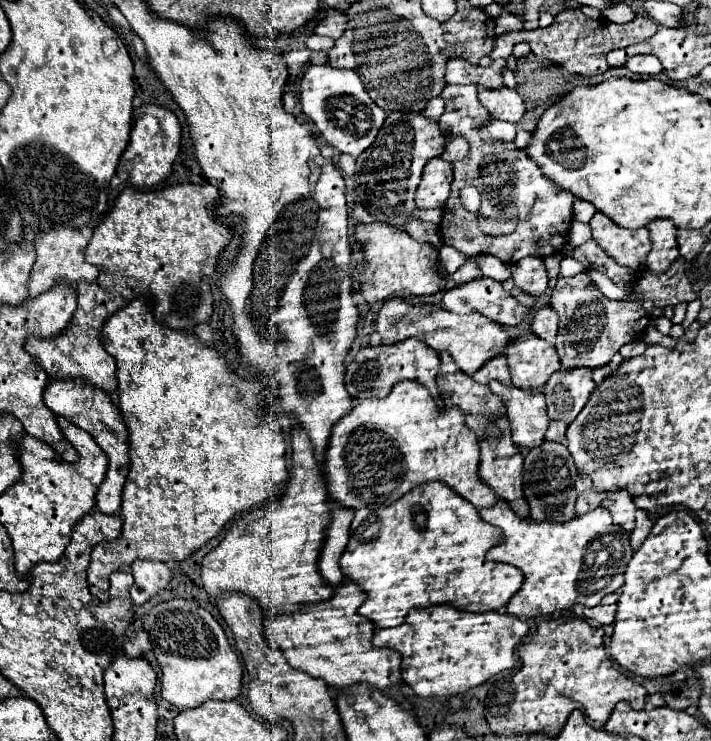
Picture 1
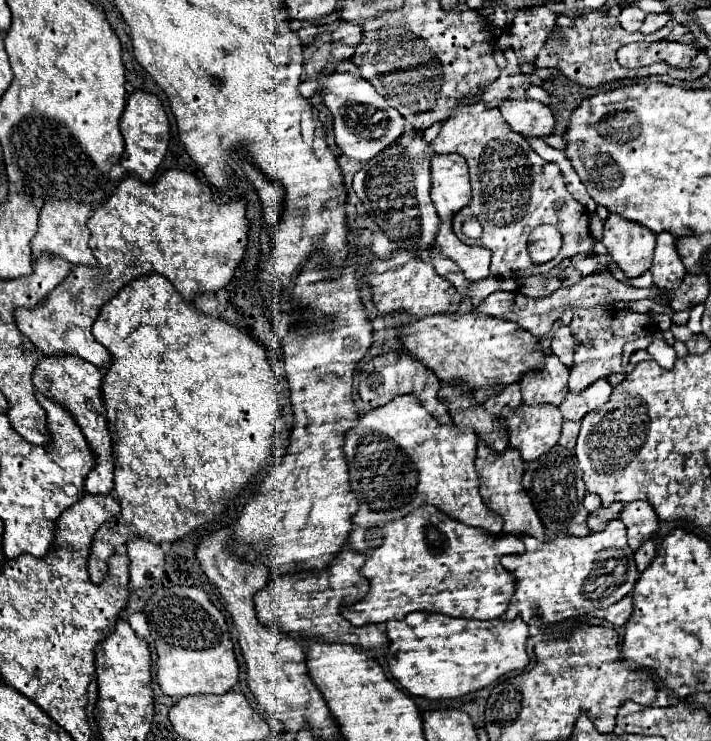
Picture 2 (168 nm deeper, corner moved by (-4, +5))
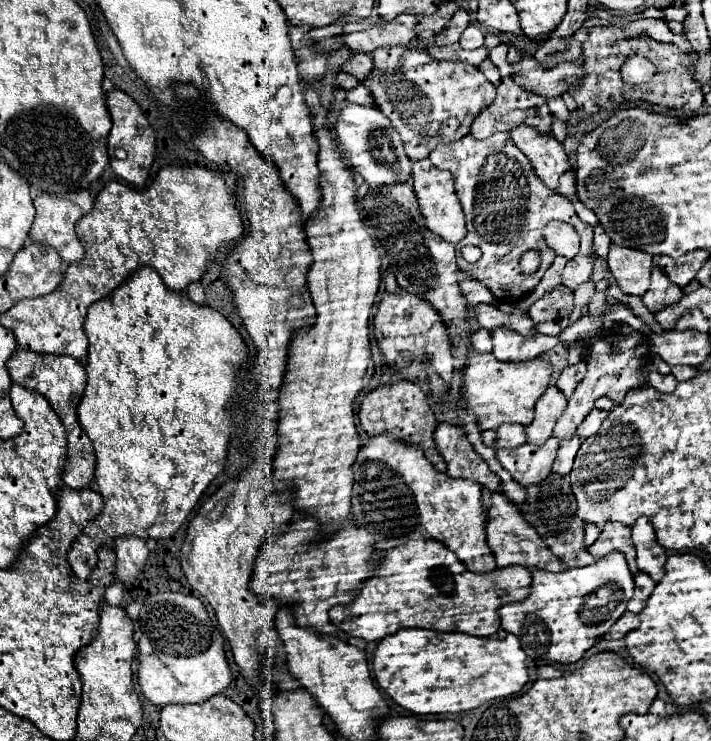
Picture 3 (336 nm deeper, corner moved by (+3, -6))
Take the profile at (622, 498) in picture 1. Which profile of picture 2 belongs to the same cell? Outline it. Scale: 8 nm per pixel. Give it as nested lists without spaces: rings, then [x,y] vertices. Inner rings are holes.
[[[633,501],[623,507],[623,513],[619,517],[627,527],[629,547],[637,551],[647,539],[657,539],[661,543],[659,535],[659,517],[653,511],[647,501]]]

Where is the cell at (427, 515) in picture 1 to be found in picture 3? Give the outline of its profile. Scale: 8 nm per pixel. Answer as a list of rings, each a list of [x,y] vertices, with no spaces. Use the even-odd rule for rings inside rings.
[[[422,540],[422,542],[408,542],[400,548],[390,548],[380,552],[380,564],[374,576],[362,580],[362,588],[356,598],[346,604],[330,610],[330,620],[348,636],[364,638],[364,640],[380,640],[400,628],[430,628],[438,632],[464,632],[472,636],[492,636],[500,628],[498,608],[506,602],[514,602],[518,598],[528,596],[530,586],[530,572],[524,566],[512,568],[496,568],[492,572],[474,574],[456,560],[454,552],[448,552],[444,544],[438,540]]]

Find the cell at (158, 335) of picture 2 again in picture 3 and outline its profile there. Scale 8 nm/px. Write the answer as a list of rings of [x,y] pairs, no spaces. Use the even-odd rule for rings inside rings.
[[[152,268],[136,270],[112,294],[108,294],[100,302],[94,302],[88,308],[84,328],[86,328],[86,336],[90,340],[88,362],[86,362],[88,384],[86,384],[84,396],[80,400],[80,406],[78,406],[78,418],[80,418],[80,424],[86,430],[86,434],[90,436],[90,440],[94,444],[94,450],[96,450],[96,488],[102,494],[104,508],[84,528],[84,532],[76,538],[76,542],[72,544],[72,550],[68,552],[68,562],[70,562],[74,574],[78,576],[80,582],[86,582],[90,578],[90,574],[92,574],[96,562],[98,562],[98,550],[100,548],[110,548],[110,544],[120,536],[136,536],[136,538],[144,538],[144,540],[150,540],[150,538],[152,540],[162,540],[162,538],[174,536],[176,530],[186,522],[186,518],[190,516],[190,512],[198,504],[200,496],[210,486],[210,482],[220,472],[226,470],[228,444],[230,444],[230,436],[236,430],[234,420],[232,420],[232,416],[234,416],[232,410],[236,408],[238,396],[240,396],[238,394],[238,374],[244,372],[246,360],[248,360],[248,346],[244,344],[244,340],[238,334],[238,330],[220,312],[216,312],[216,310],[212,310],[208,306],[198,306],[192,300],[188,300],[184,294],[168,290],[164,286],[164,282],[160,280],[160,276]]]

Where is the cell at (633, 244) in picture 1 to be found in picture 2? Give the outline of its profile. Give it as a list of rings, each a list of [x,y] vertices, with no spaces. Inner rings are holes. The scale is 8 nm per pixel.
[[[611,213],[605,221],[603,243],[627,277],[639,277],[649,271],[655,249],[655,235],[649,229]]]

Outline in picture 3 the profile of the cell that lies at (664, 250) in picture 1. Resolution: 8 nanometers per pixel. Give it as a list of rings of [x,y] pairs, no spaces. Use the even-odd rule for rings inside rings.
[[[654,266],[652,270],[652,282],[650,282],[650,288],[648,292],[642,296],[644,300],[644,306],[650,310],[650,312],[656,312],[664,306],[670,306],[670,304],[676,304],[680,298],[682,298],[682,288],[676,288],[676,284],[672,284],[668,280],[668,276],[664,276],[664,272],[660,272],[660,268]]]

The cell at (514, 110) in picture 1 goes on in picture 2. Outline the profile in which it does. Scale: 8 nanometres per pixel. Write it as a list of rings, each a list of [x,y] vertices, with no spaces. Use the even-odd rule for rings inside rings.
[[[503,101],[499,107],[509,127],[523,137],[549,137],[555,131],[555,115],[539,101]]]

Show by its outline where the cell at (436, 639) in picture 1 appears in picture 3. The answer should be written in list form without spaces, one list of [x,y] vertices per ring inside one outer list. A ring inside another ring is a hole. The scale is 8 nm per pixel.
[[[402,628],[378,642],[372,666],[378,686],[396,704],[414,714],[466,712],[492,698],[514,696],[528,682],[526,654],[512,634],[500,640],[460,632]]]

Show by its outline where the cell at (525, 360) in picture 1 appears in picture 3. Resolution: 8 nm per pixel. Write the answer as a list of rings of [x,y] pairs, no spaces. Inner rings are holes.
[[[550,386],[540,396],[540,400],[536,402],[536,408],[534,408],[534,420],[532,420],[532,424],[526,426],[526,436],[528,436],[530,444],[540,446],[550,438],[556,420],[564,412],[564,406],[566,406],[566,398],[556,386]]]

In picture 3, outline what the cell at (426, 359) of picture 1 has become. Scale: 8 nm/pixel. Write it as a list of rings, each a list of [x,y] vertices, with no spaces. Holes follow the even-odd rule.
[[[398,380],[394,384],[384,384],[384,386],[374,388],[368,394],[364,394],[364,398],[360,402],[358,418],[360,418],[362,428],[370,436],[374,436],[378,432],[392,432],[400,440],[414,444],[414,446],[420,446],[424,450],[434,446],[432,434],[434,434],[434,428],[436,428],[436,420],[434,420],[430,404],[428,404],[426,392],[422,392],[422,388],[416,382]]]

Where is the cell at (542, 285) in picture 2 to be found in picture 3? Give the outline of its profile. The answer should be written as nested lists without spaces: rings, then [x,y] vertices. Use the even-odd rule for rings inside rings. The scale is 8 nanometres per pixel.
[[[558,288],[550,294],[544,294],[540,300],[536,300],[530,310],[528,316],[534,322],[546,322],[546,320],[560,320],[566,314],[570,314],[574,308],[574,298],[572,298],[572,290],[568,288]]]

